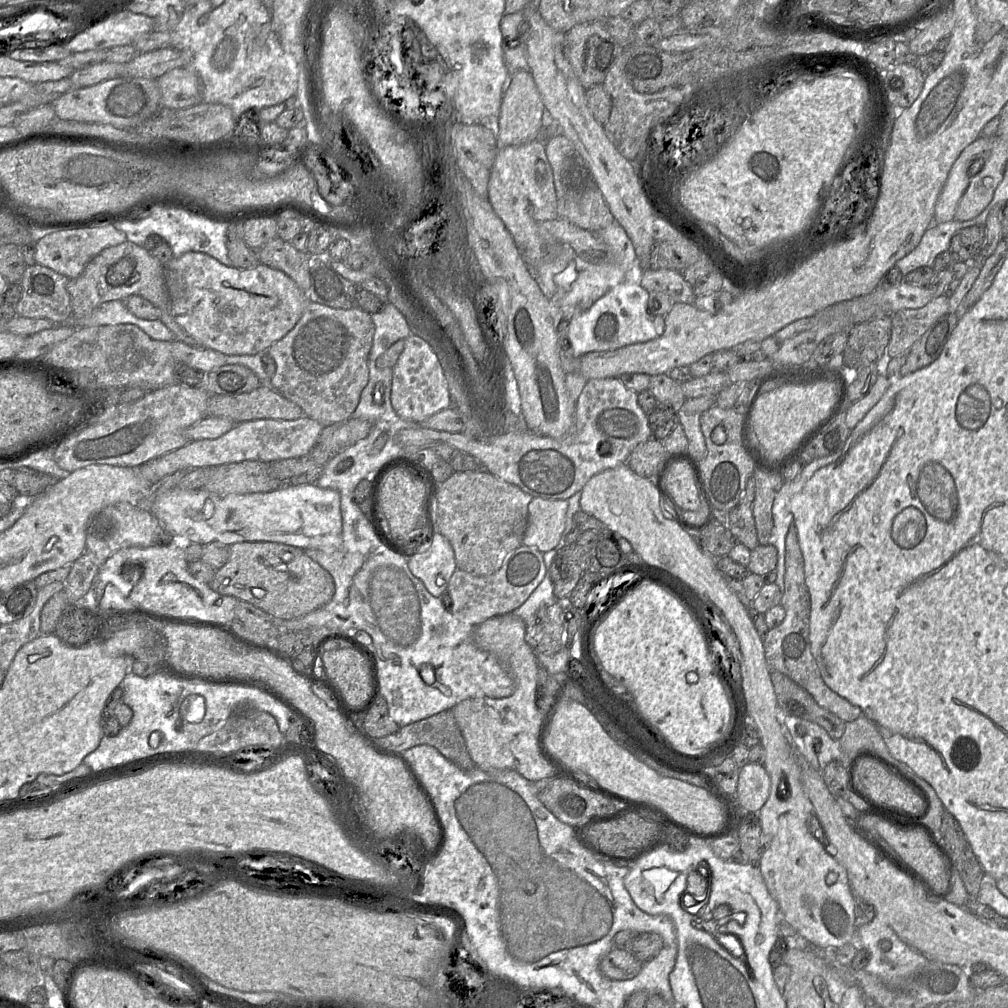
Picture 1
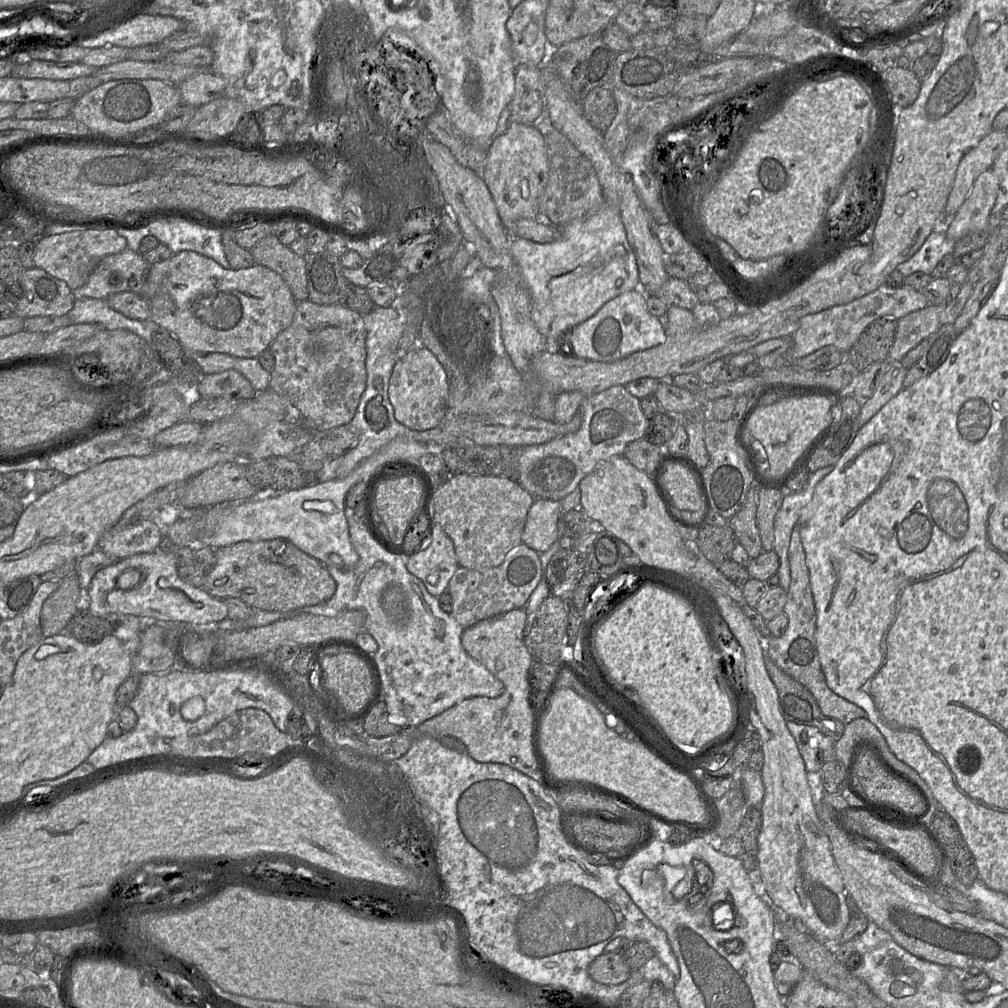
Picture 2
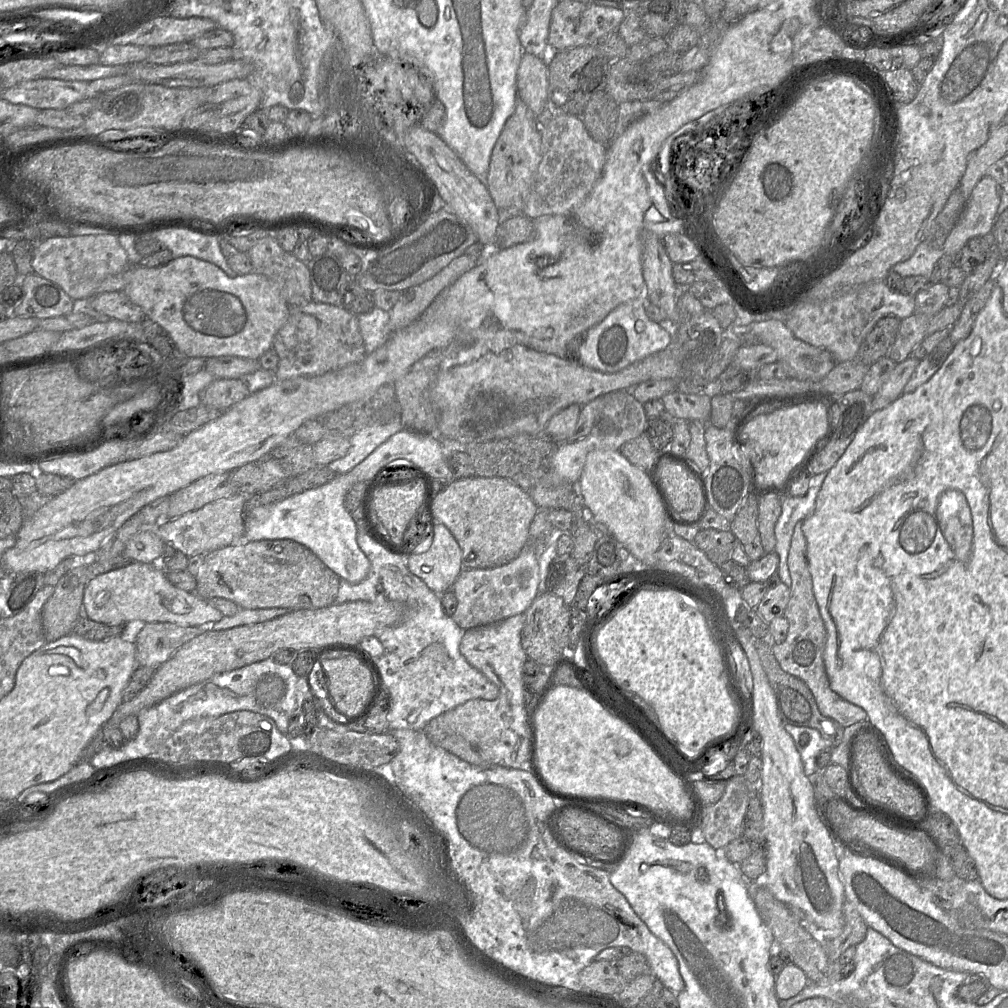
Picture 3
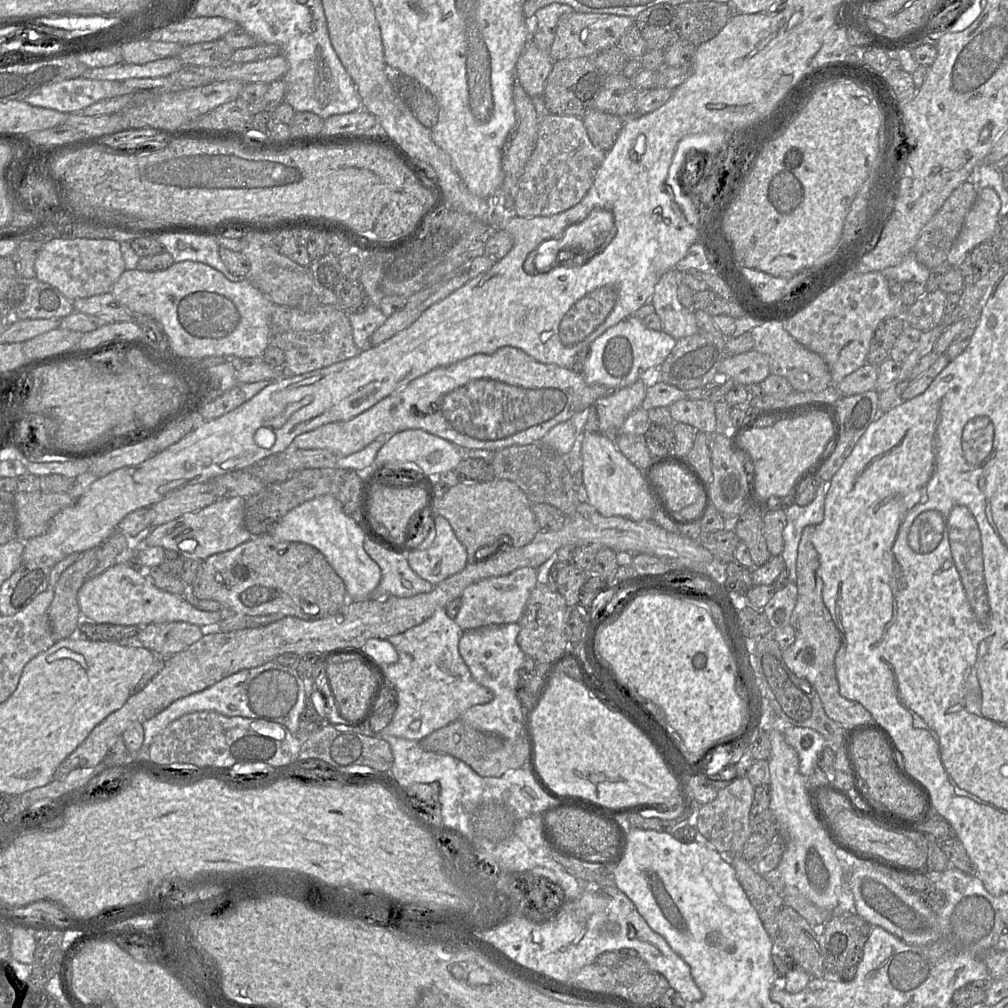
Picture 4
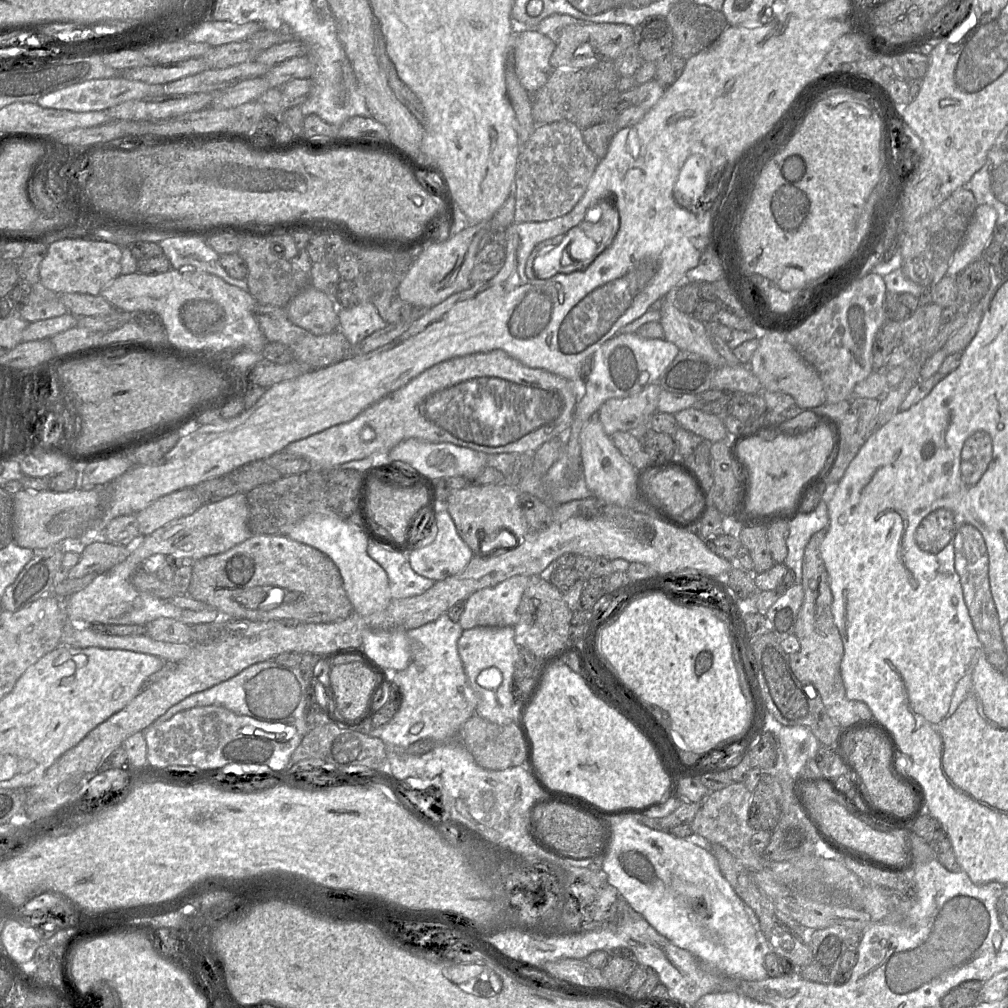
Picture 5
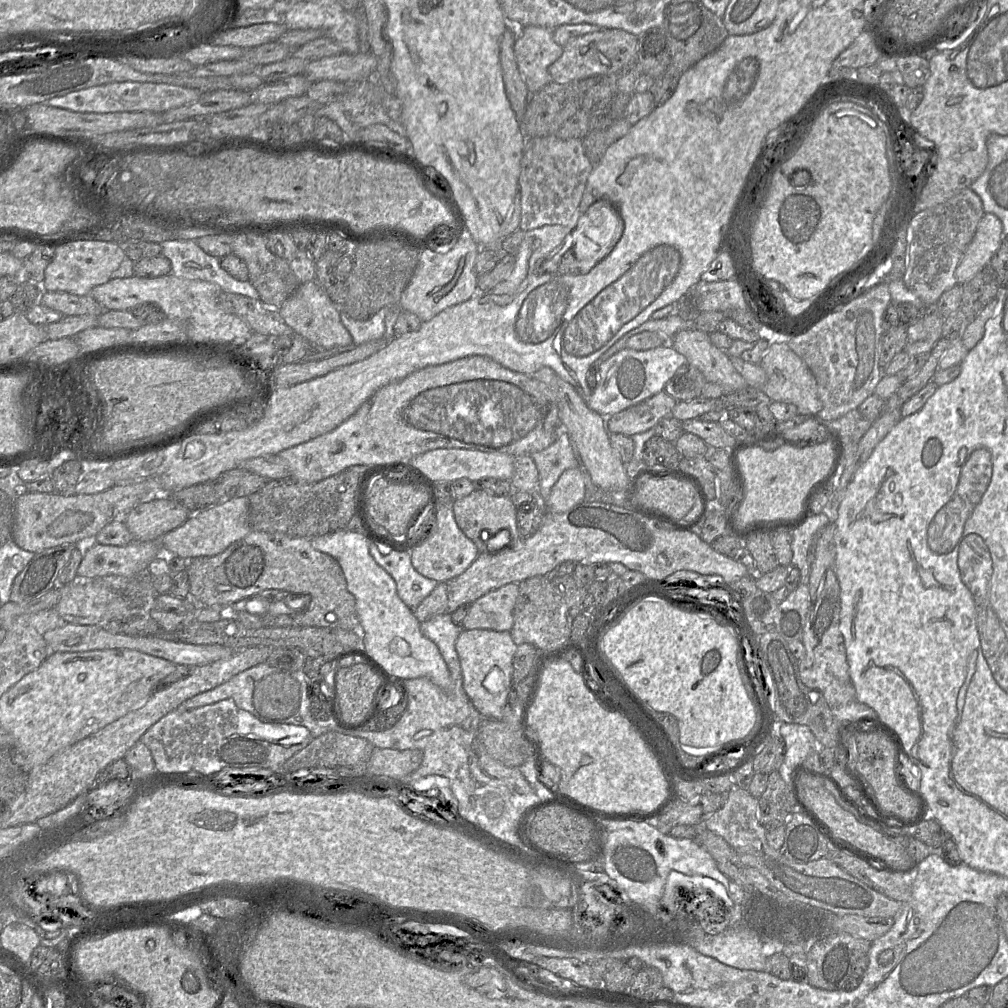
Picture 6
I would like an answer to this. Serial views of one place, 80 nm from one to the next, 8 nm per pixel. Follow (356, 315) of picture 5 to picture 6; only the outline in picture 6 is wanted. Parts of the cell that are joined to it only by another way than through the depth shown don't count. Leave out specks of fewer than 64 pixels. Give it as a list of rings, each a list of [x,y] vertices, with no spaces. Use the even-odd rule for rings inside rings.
[[[383,307],[365,320],[356,320],[340,310],[340,319],[352,336],[353,344],[359,345],[368,341],[381,339],[385,335],[385,316],[393,307]]]

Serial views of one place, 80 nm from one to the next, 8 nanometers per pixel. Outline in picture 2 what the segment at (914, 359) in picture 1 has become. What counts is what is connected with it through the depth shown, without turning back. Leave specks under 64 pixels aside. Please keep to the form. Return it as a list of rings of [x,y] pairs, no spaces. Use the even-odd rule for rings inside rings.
[[[944,324],[924,339],[921,342],[923,353],[919,360],[908,369],[903,387],[913,385],[940,367],[946,360],[956,336],[954,325]]]

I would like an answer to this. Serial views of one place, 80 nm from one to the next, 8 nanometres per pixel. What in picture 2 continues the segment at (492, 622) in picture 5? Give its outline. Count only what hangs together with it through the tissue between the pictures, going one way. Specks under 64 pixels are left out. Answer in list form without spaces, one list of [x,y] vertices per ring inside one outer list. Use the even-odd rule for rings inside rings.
[[[521,543],[511,549],[502,564],[487,569],[459,566],[448,584],[453,599],[449,613],[462,627],[468,628],[512,609],[523,608],[542,577],[539,553]]]

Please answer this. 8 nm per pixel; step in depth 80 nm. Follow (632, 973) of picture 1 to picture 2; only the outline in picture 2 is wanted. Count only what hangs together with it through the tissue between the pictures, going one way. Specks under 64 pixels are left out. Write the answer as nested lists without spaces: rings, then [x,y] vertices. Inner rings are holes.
[[[602,954],[594,959],[588,968],[589,976],[605,985],[617,985],[625,982],[631,975],[631,969],[621,955]]]

